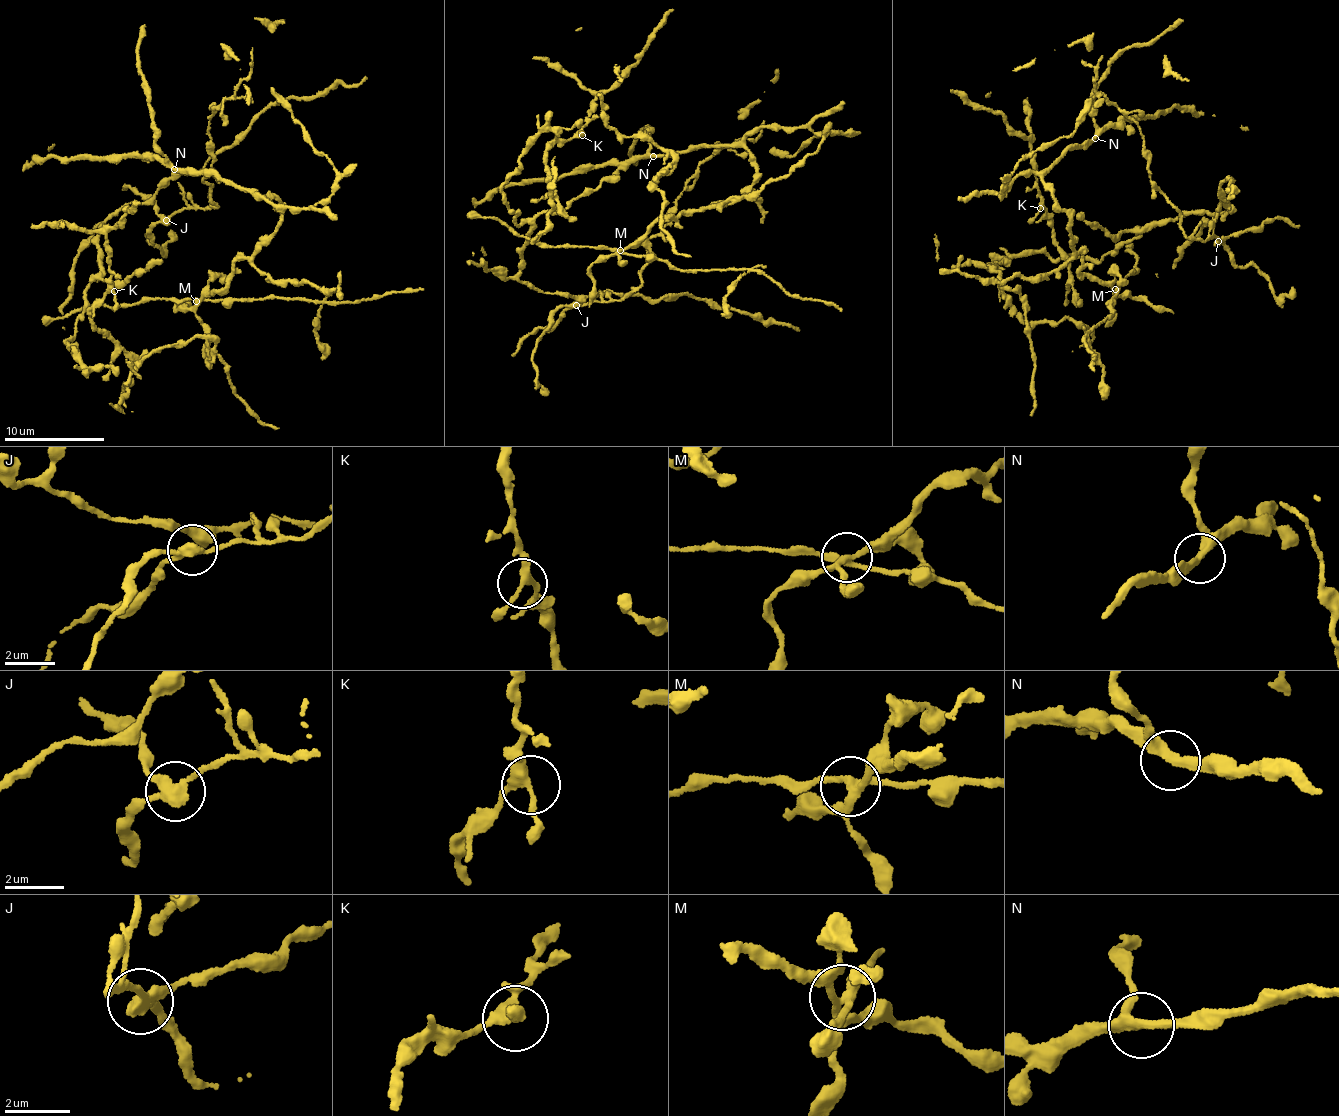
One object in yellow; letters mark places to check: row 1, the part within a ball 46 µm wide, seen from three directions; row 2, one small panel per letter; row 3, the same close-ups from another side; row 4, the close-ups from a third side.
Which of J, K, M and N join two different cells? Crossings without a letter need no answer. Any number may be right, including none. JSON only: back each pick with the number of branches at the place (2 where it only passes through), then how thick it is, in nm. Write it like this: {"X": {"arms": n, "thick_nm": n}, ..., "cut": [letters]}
{"J": {"arms": 3, "thick_nm": 320}, "M": {"arms": 5, "thick_nm": 240}, "cut": ["J", "M"]}

